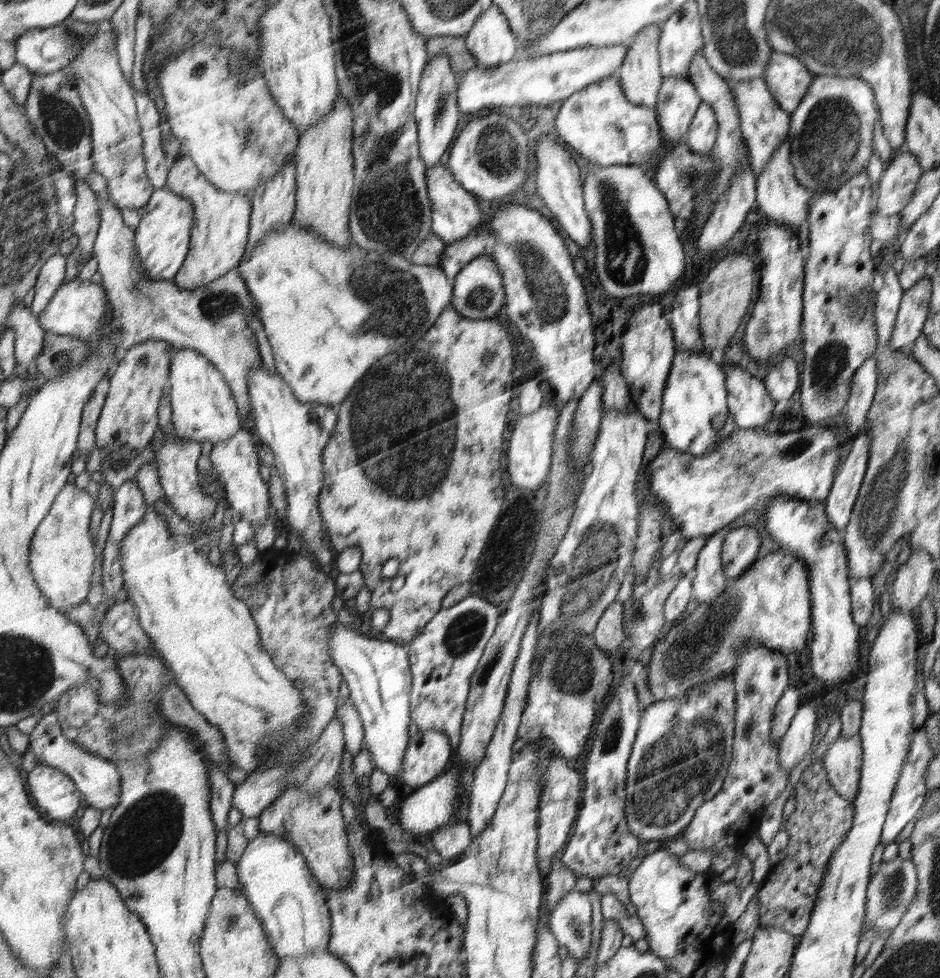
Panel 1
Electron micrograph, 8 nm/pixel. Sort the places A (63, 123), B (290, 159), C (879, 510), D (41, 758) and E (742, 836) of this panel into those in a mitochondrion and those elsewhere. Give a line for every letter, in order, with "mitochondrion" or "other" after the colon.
A: mitochondrion
B: other
C: mitochondrion
D: other
E: other

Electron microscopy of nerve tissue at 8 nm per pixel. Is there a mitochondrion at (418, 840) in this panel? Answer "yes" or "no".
no

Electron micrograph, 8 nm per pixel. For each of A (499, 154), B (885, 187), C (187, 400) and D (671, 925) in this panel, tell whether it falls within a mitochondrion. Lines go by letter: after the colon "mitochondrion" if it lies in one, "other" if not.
A: mitochondrion
B: other
C: other
D: other

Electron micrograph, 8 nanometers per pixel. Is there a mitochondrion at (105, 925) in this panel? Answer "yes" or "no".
no

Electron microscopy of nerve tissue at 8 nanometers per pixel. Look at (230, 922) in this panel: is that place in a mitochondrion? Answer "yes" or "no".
yes

